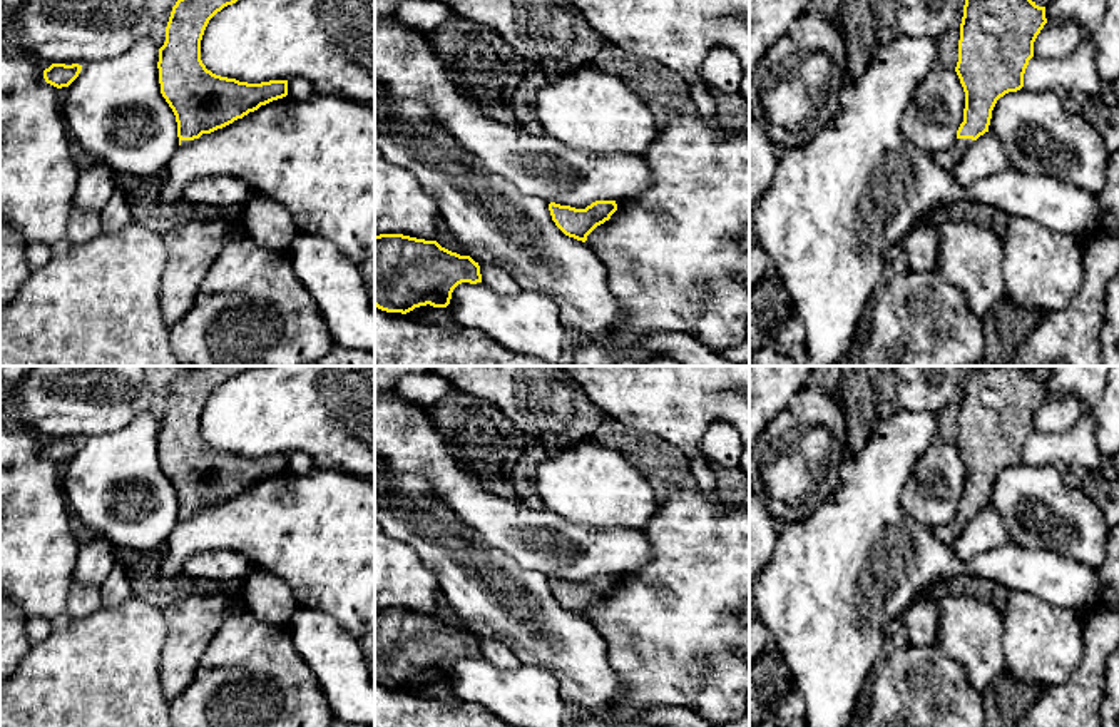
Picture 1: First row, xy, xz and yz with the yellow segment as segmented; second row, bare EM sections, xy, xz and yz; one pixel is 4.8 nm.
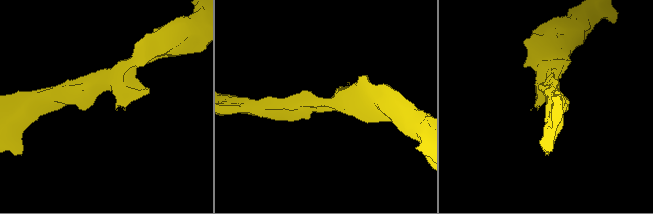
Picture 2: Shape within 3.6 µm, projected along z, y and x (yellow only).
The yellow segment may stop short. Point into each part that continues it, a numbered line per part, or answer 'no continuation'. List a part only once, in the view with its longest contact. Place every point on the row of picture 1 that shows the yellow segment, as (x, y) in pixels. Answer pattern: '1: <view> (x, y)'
1: yz (947, 159)

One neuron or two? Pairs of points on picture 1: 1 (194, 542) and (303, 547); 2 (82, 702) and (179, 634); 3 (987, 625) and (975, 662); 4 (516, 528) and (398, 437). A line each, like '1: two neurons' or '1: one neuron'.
1: one neuron
2: two neurons
3: one neuron
4: one neuron

